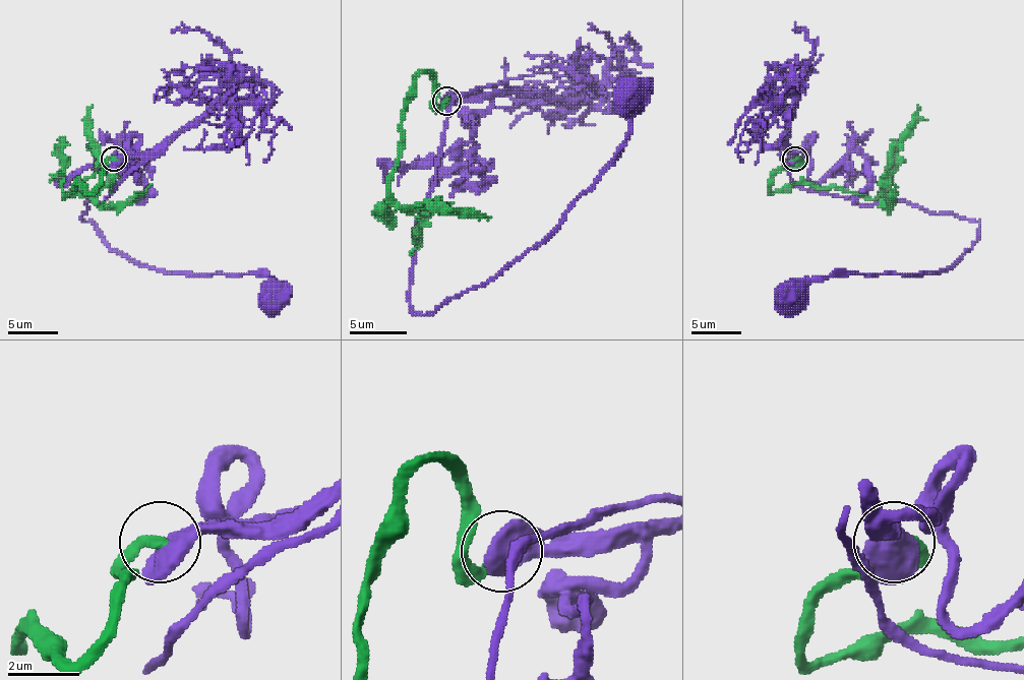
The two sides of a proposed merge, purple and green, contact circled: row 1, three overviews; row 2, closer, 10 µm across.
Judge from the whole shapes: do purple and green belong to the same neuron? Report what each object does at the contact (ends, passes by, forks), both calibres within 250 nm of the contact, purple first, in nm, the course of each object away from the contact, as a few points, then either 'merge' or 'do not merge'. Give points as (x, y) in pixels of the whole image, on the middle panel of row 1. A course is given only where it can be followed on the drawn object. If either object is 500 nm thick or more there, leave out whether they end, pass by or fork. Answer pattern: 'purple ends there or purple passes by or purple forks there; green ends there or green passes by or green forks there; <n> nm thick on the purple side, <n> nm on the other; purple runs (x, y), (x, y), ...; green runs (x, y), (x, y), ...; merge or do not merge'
850 nm thick on the purple side, 320 nm on the other; purple runs (447, 102), (479, 89), (447, 113), (415, 229), (410, 306), (421, 315), (539, 243), (628, 133), (628, 93); green runs (447, 102), (435, 102), (427, 72), (418, 75), (404, 107), (389, 191), (410, 211), (427, 211), (421, 243); do not merge

